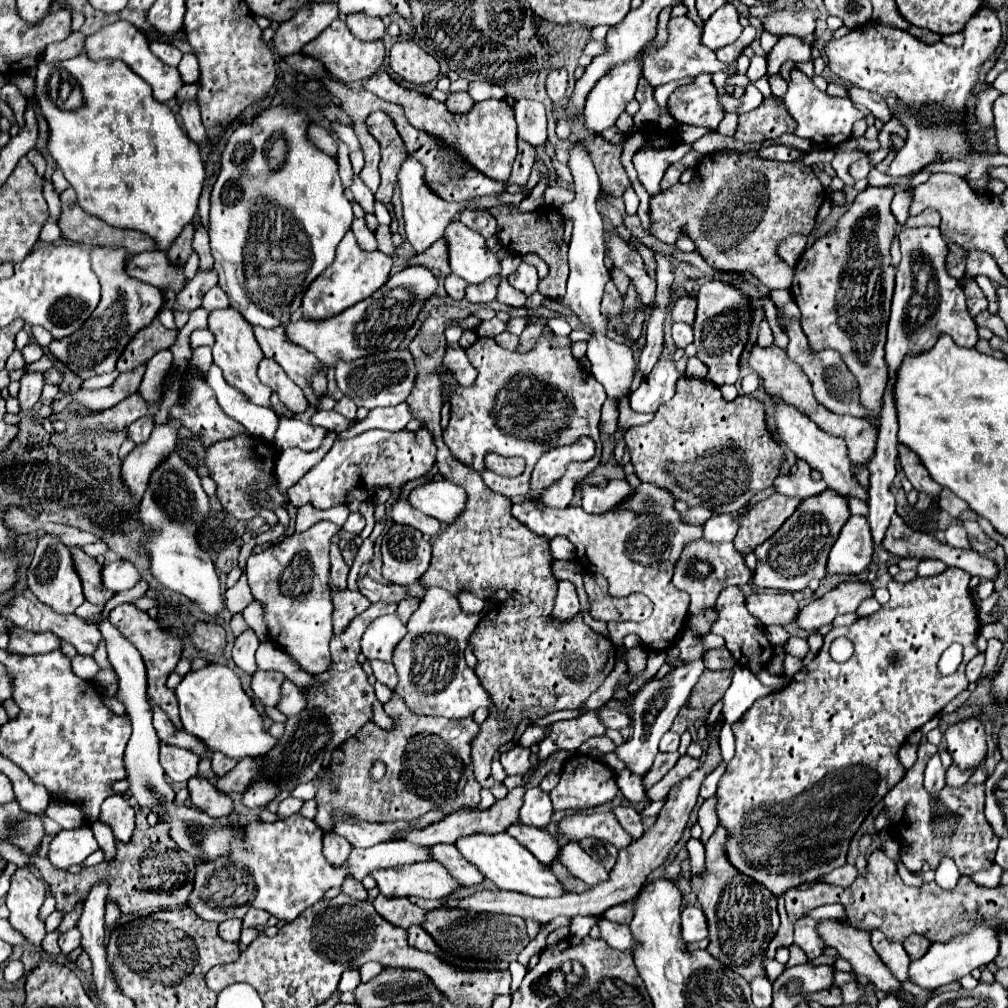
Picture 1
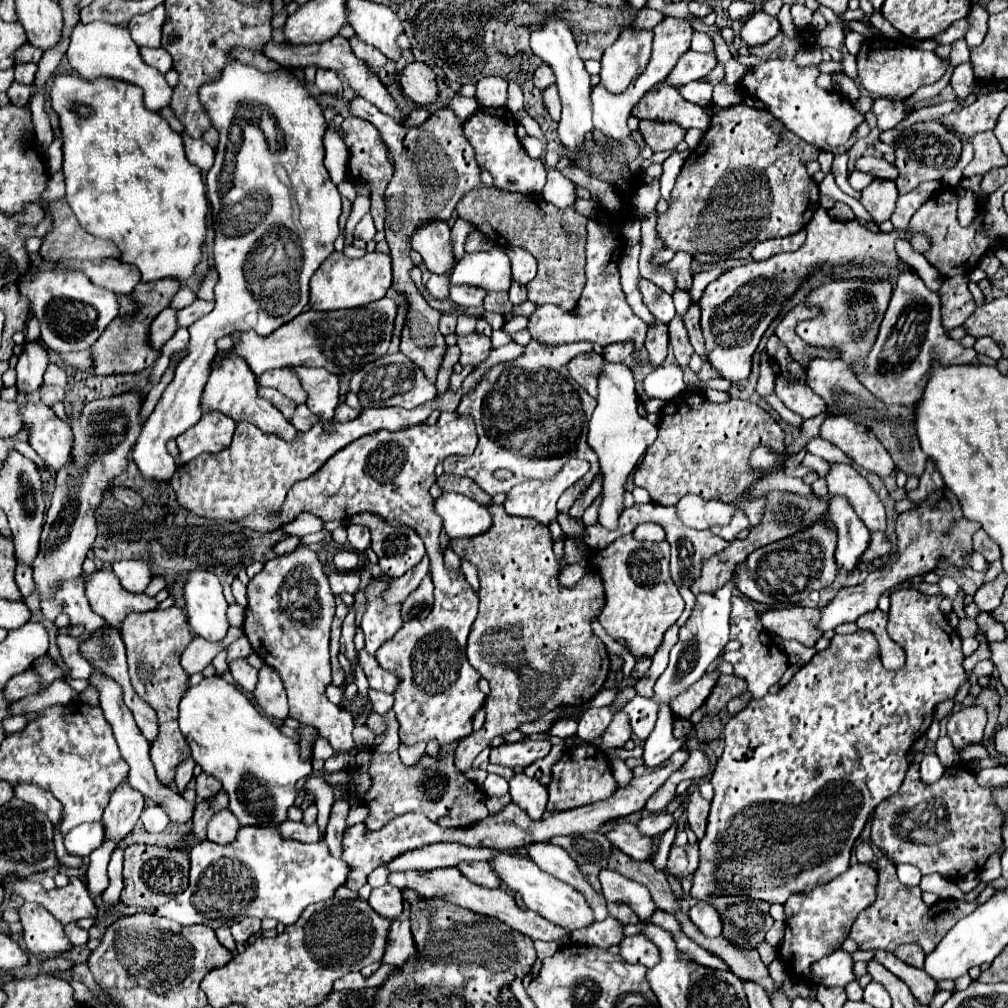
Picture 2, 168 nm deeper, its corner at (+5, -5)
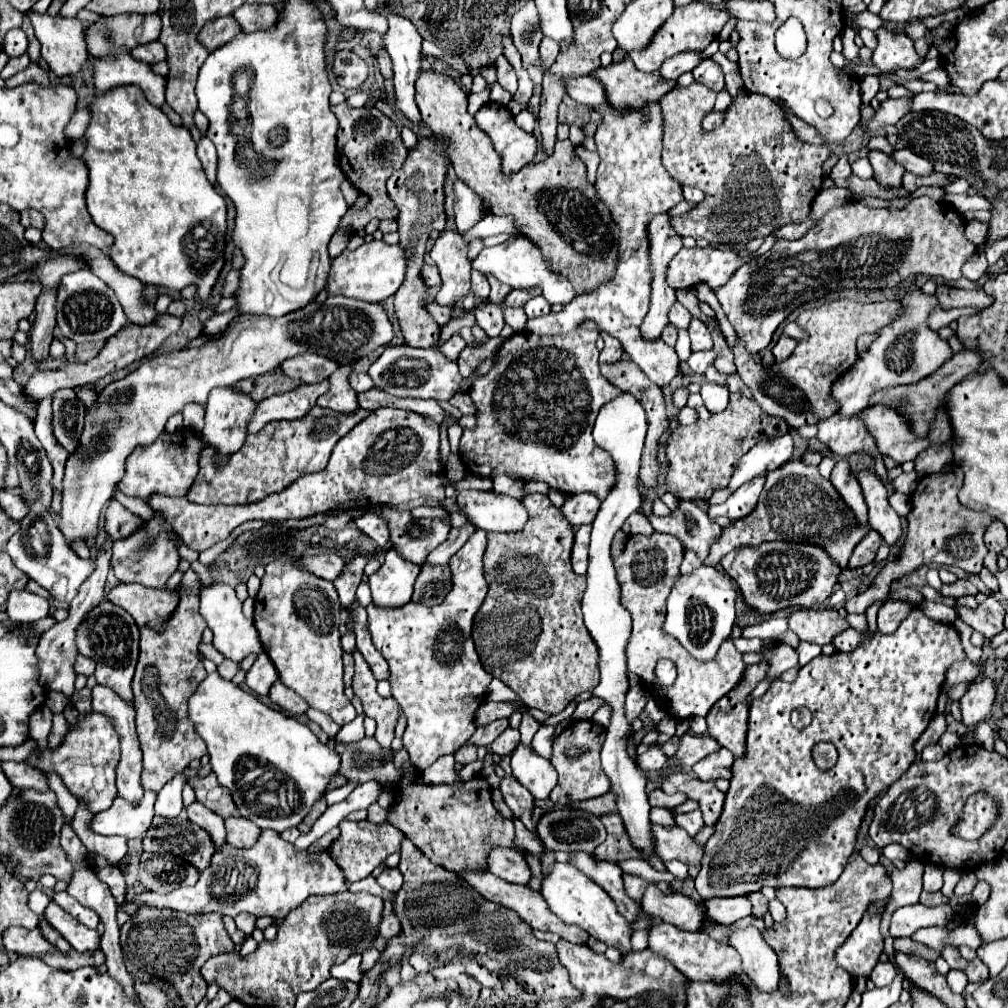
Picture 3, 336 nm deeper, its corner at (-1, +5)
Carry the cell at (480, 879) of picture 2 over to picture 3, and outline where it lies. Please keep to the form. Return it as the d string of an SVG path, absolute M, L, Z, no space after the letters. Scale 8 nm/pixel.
M495 851L495 855L491 855L489 871L507 883L525 885L531 879L531 869L525 857L519 855L517 851Z

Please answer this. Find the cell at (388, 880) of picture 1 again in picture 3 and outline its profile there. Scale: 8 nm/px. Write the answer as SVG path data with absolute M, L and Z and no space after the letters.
M485 871L483 875L467 875L467 873L459 873L469 885L473 885L487 901L495 901L507 909L513 909L515 913L519 913L519 917L529 923L533 929L539 929L539 931L549 931L549 933L557 933L559 937L571 941L571 943L579 943L579 945L587 945L587 939L589 935L577 927L577 925L567 925L563 923L547 905L547 901L543 899L543 895L539 891L533 891L529 885L513 885L513 883L507 883L495 875L491 875L489 871Z

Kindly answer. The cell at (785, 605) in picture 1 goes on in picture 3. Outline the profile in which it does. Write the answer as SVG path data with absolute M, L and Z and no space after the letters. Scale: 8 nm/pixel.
M813 609L813 611L793 611L789 615L789 629L799 635L801 641L827 645L841 631L849 629L847 619L839 617L835 609Z

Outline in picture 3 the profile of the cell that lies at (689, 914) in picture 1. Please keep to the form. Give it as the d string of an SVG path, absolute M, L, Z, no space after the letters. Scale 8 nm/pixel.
M739 895L739 897L729 897L729 899L709 899L707 903L707 911L709 915L723 925L731 925L747 915L751 915L751 901L747 895Z

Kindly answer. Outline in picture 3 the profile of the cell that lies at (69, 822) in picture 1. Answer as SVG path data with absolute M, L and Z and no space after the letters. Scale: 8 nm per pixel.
M3 761L1 769L5 773L5 777L9 779L9 783L17 789L37 789L37 791L47 791L47 777L31 767L29 763L15 763L15 761Z

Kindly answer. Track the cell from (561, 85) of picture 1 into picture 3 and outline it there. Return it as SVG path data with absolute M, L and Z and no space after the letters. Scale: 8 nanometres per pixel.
M543 37L541 41L541 63L549 69L557 57L557 51L559 51L559 43L555 39L549 39L549 37Z

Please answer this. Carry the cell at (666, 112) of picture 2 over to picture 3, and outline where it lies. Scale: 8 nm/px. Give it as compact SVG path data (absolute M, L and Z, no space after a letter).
M629 57L607 67L597 67L591 71L591 77L603 85L605 99L613 107L647 107L647 103L657 103L671 87L675 87L675 83L661 81L657 71L639 71Z

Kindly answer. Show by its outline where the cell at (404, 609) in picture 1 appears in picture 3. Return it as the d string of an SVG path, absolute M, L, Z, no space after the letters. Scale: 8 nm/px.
M423 565L415 583L413 599L423 605L439 605L451 591L451 583L449 565Z

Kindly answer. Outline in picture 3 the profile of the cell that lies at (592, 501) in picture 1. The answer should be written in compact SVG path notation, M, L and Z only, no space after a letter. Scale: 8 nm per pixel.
M681 501L681 507L667 517L649 515L655 531L675 535L685 549L693 549L701 561L709 555L709 547L719 539L721 527L709 519L705 511L691 501Z

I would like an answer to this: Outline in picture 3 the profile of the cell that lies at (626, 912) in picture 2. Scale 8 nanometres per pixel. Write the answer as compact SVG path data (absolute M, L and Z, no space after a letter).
M623 875L623 881L625 881L625 889L627 889L627 895L631 895L633 899L641 899L643 893L645 893L645 887L649 885L645 879L641 879L639 875Z

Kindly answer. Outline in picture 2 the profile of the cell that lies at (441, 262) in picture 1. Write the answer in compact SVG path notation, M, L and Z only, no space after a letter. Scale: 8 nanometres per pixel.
M457 219L455 225L451 227L451 247L453 247L453 255L455 255L455 261L459 261L465 251L463 251L463 243L465 243L465 237L469 235L469 231L473 229L473 225Z

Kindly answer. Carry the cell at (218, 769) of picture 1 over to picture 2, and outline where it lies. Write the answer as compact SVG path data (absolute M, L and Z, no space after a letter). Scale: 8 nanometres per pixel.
M201 773L195 781L197 781L197 787L195 787L197 789L197 801L209 799L221 789L221 781L215 779L213 775L207 775L207 773Z

